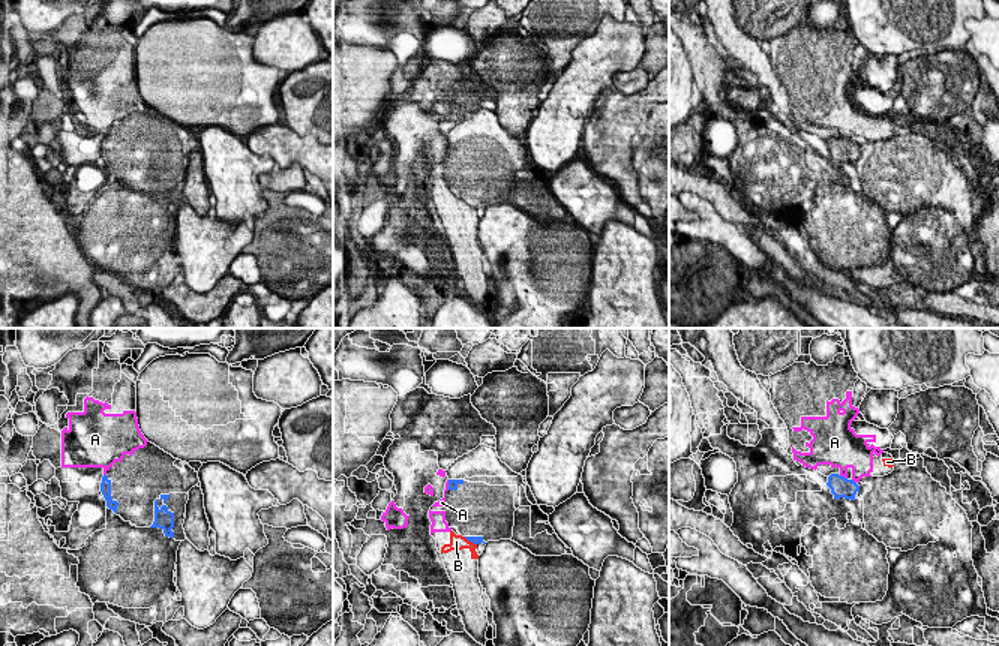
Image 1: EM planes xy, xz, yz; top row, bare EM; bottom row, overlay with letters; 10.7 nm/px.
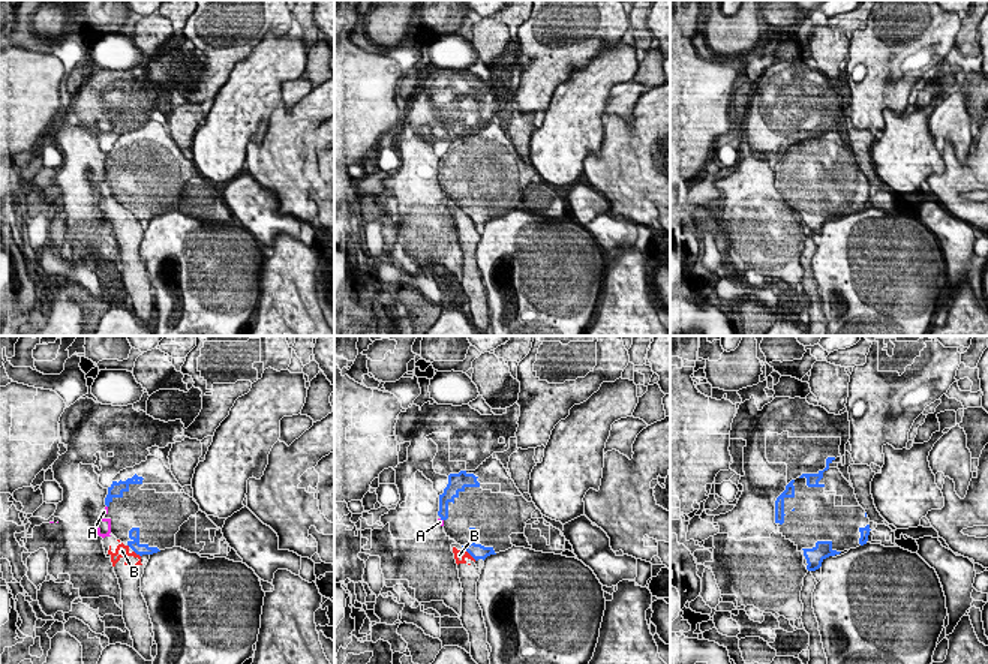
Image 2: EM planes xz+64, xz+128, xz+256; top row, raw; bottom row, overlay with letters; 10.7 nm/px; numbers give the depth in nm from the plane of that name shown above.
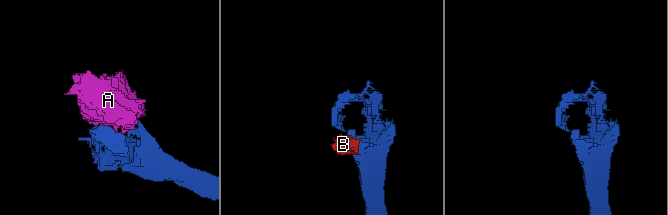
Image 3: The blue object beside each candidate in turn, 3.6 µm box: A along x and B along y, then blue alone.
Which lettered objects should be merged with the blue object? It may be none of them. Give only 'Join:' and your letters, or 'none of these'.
Join: none of these

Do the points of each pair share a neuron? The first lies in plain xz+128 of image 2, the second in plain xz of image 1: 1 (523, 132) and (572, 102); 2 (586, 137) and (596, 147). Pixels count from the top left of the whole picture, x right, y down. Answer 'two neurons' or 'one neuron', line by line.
1: two neurons
2: two neurons

